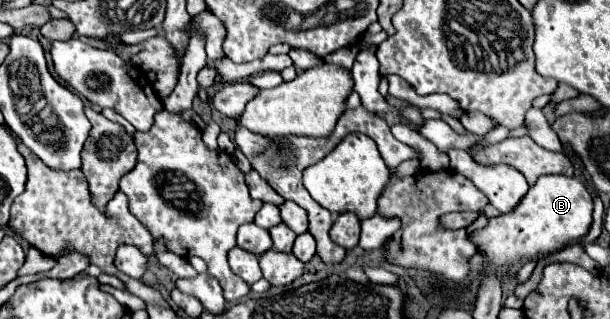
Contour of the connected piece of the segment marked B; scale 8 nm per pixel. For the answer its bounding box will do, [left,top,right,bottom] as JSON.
[470,175,592,275]

